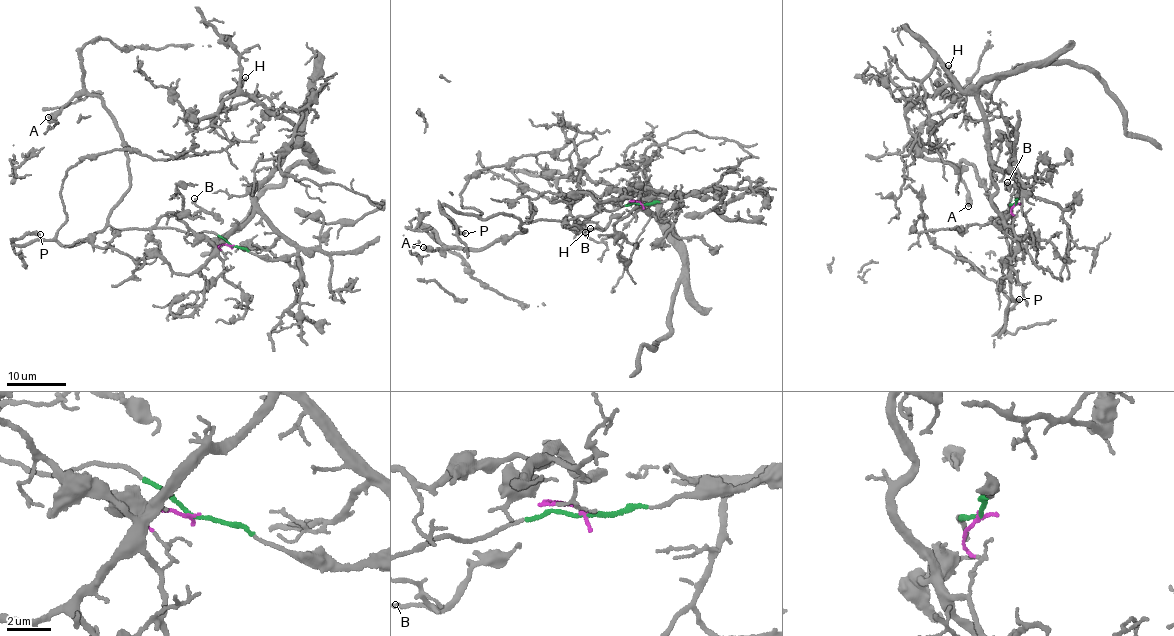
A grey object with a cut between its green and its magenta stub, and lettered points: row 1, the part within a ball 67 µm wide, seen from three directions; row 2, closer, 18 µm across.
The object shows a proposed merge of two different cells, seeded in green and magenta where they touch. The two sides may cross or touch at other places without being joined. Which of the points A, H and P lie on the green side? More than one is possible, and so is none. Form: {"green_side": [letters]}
{"green_side": ["A", "P"]}

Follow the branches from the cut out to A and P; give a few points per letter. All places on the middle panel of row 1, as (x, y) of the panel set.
A: (643, 204), (623, 205), (559, 220), (540, 218), (522, 223), (518, 229), (525, 231), (484, 249), (424, 247)
P: (643, 204), (524, 223), (511, 214), (485, 218), (454, 212), (442, 204), (464, 234)

